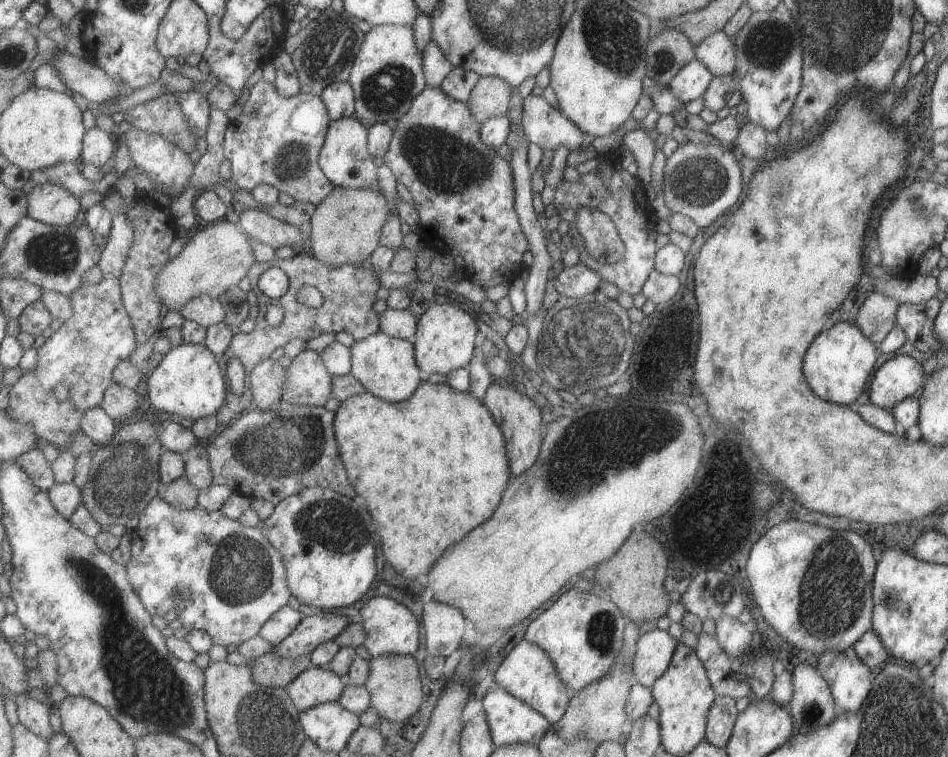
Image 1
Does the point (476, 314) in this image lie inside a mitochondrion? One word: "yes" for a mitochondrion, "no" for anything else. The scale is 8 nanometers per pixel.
no

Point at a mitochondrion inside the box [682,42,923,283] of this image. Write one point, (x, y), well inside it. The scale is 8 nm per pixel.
(780, 188)

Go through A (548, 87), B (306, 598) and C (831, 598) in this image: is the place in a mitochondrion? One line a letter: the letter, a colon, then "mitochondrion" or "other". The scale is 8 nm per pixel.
A: other
B: other
C: mitochondrion

